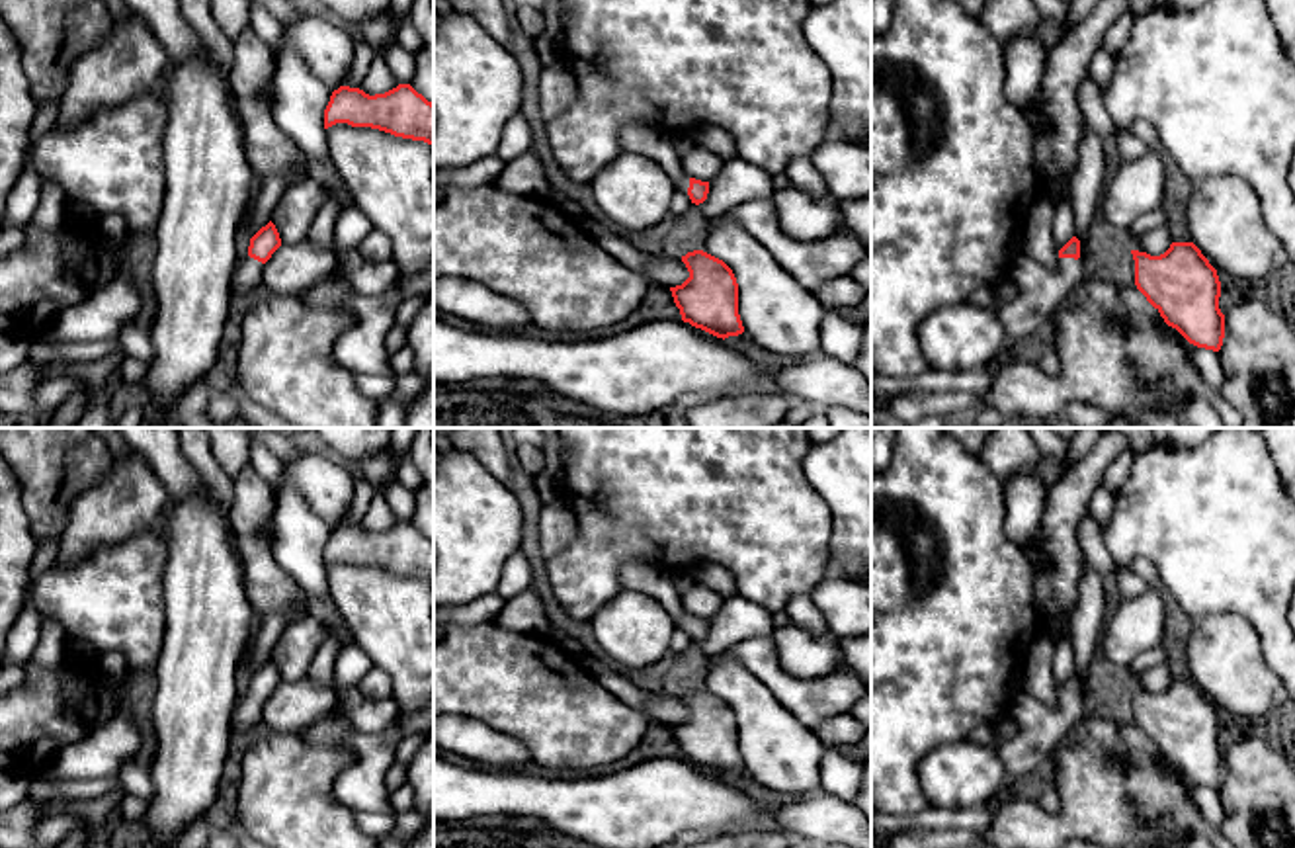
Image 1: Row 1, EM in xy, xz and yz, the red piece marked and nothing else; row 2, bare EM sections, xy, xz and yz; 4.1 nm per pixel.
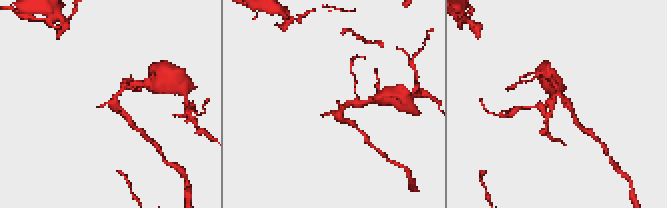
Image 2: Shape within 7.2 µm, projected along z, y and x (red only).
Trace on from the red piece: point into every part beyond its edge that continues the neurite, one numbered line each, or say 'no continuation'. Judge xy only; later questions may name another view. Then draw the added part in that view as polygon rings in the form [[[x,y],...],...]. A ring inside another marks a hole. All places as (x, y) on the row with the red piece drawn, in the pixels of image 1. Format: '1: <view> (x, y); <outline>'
1: xy (247, 278); [[[244,258],[232,272],[232,287],[230,297],[236,315],[242,311],[244,305],[248,305],[252,299],[256,299],[262,291],[262,268],[264,264],[254,258]]]

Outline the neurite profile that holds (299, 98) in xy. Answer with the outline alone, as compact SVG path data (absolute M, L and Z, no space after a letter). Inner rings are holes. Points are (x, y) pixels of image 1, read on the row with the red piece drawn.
M289 45L277 55L272 86L272 113L275 125L307 156L328 164L324 109L332 90L307 66L305 59Z

